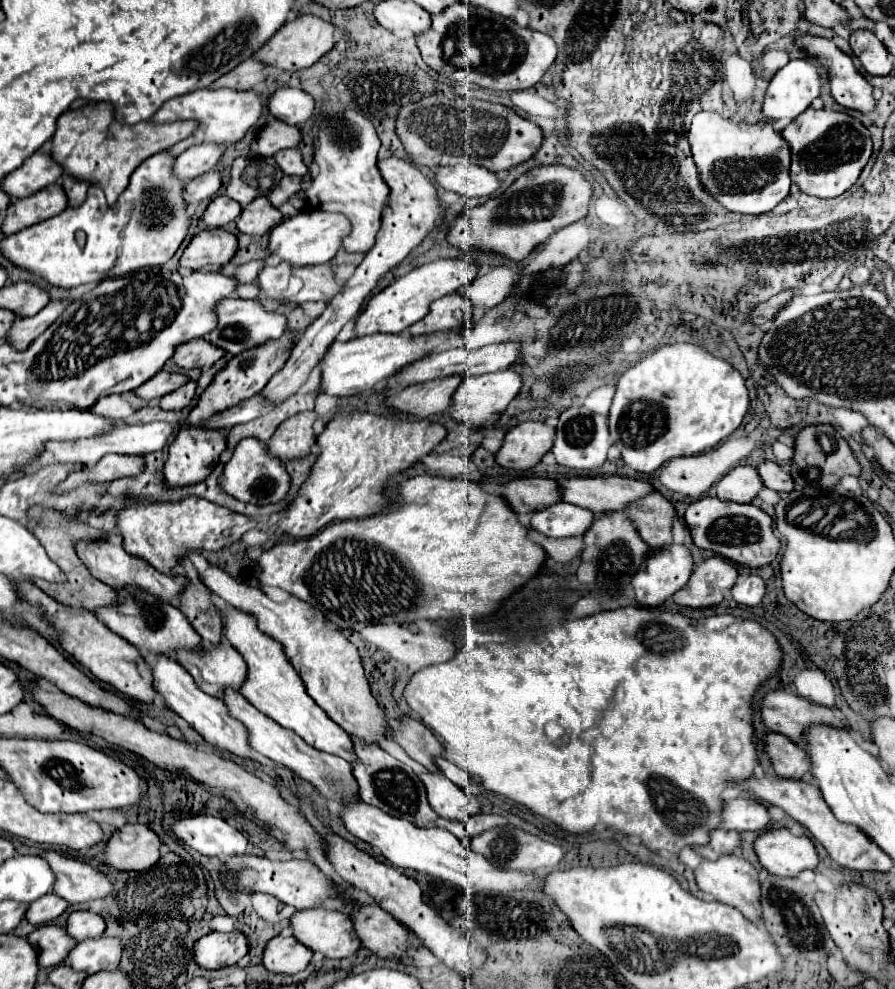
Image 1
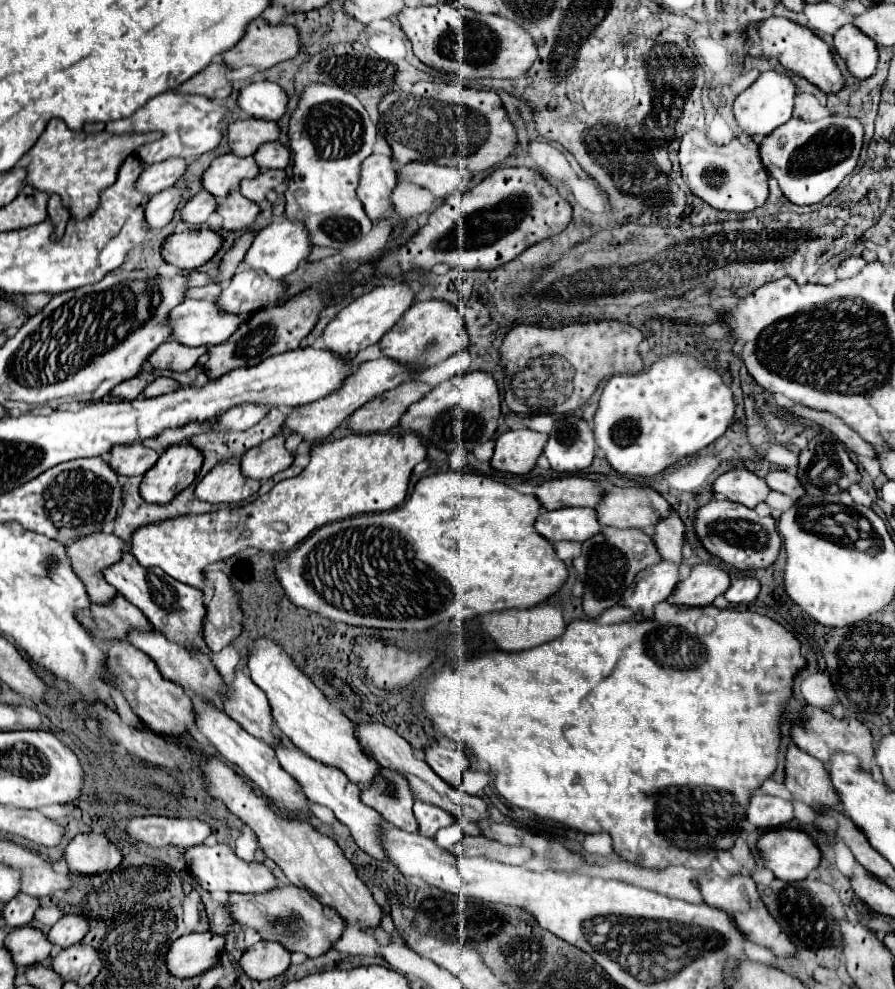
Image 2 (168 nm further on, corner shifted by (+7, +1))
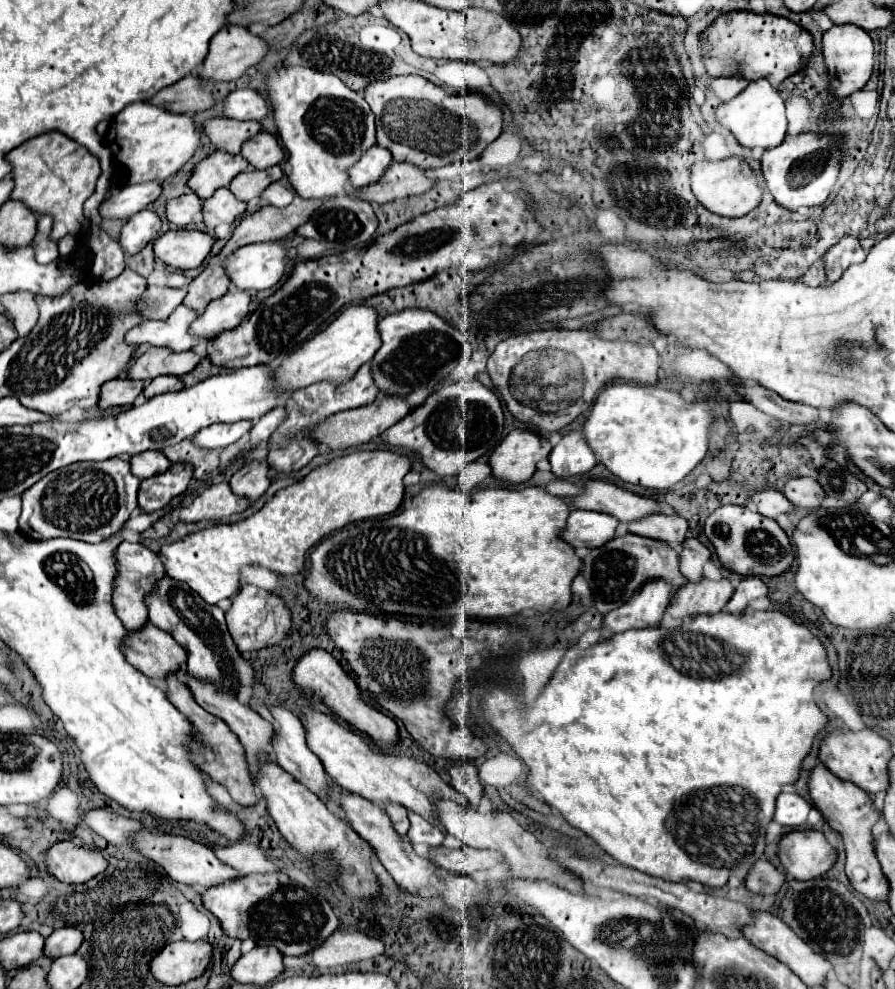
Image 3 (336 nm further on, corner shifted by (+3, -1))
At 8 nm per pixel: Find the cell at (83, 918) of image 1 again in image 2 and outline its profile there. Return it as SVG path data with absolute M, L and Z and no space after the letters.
M63 915L47 933L47 939L55 945L55 947L71 947L77 945L83 935L87 933L87 921L79 915Z

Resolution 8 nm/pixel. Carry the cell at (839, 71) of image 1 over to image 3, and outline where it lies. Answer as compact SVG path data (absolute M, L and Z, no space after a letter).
M733 11L733 13L725 13L721 15L707 31L707 41L705 41L705 49L709 51L709 59L705 61L705 67L709 71L709 75L713 77L743 77L747 81L755 81L755 79L767 79L773 87L777 87L781 81L785 81L789 75L801 71L811 59L813 59L813 37L807 29L799 27L797 23L791 23L791 19L787 17L777 17L771 13L749 13L749 11Z

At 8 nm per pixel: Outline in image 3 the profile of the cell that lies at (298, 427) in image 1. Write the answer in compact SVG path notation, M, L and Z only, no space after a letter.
M247 461L229 481L233 493L245 495L251 501L259 499L271 485L271 467L267 461Z

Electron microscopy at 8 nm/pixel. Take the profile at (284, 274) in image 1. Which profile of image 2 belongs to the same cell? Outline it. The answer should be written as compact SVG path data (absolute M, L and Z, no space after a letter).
M239 271L233 275L227 287L223 287L217 305L225 313L249 317L253 311L269 307L283 297L285 283L267 279L261 271Z

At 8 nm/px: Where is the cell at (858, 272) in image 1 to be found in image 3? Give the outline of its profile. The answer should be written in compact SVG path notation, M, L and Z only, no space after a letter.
M845 237L843 241L839 241L837 245L833 245L827 253L825 253L825 271L827 271L827 279L833 283L841 277L841 273L853 265L853 263L861 263L865 261L865 251L859 245L859 239L855 237Z

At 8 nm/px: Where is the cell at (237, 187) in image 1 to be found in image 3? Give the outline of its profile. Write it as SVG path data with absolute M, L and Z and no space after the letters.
M215 151L203 159L189 179L189 187L201 199L211 197L219 187L229 187L229 183L251 165L241 155L229 155L225 151Z

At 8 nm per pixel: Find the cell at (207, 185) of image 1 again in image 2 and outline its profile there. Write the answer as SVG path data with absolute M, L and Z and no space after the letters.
M169 187L157 195L153 195L145 207L145 219L147 219L147 229L155 231L159 227L165 227L181 203L181 193L175 187Z

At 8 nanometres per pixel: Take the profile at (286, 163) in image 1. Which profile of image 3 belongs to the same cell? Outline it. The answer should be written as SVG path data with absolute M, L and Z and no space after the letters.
M259 133L251 137L245 145L241 155L255 167L255 169L267 169L273 165L279 165L285 159L285 151L279 147L277 139L271 133Z

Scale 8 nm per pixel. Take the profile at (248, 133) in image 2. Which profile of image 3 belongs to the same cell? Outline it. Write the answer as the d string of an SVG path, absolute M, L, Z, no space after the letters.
M209 119L205 121L205 133L217 149L223 149L231 155L239 155L243 141L251 139L255 133L265 131L261 123L255 121L237 121L237 119Z

